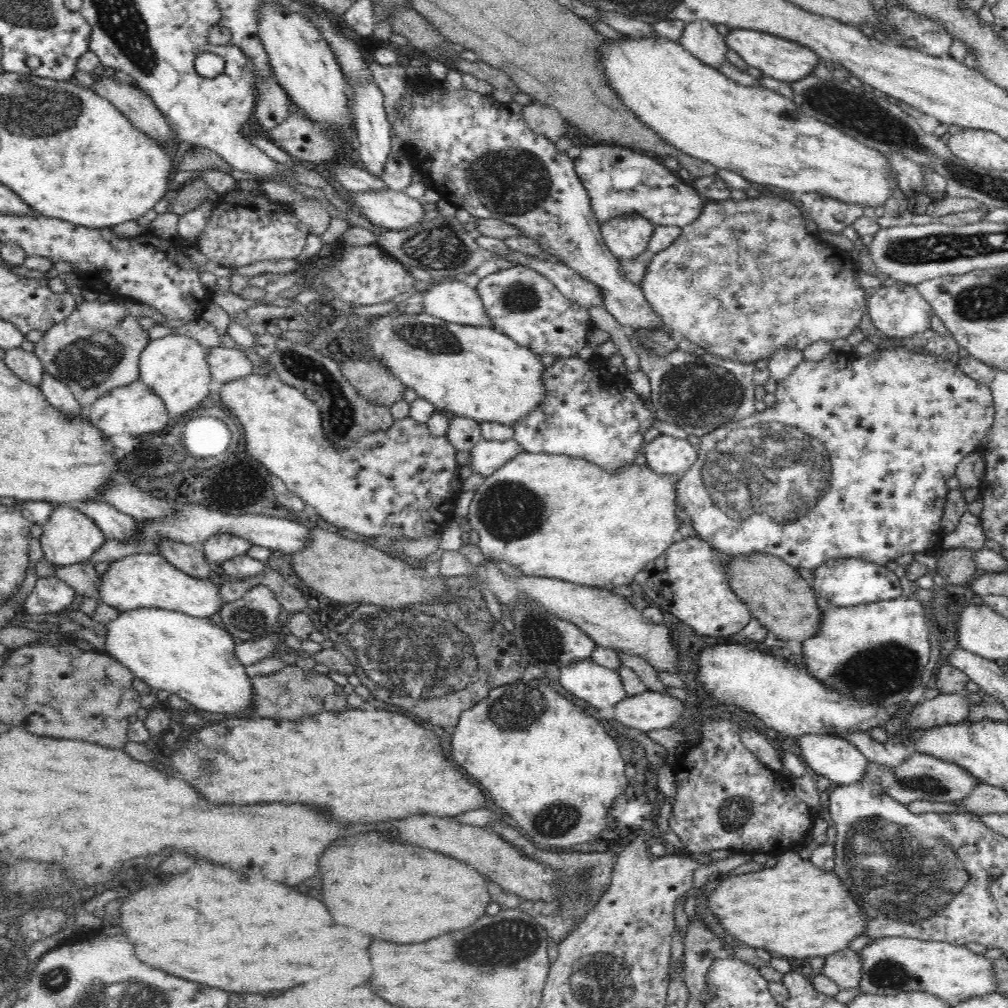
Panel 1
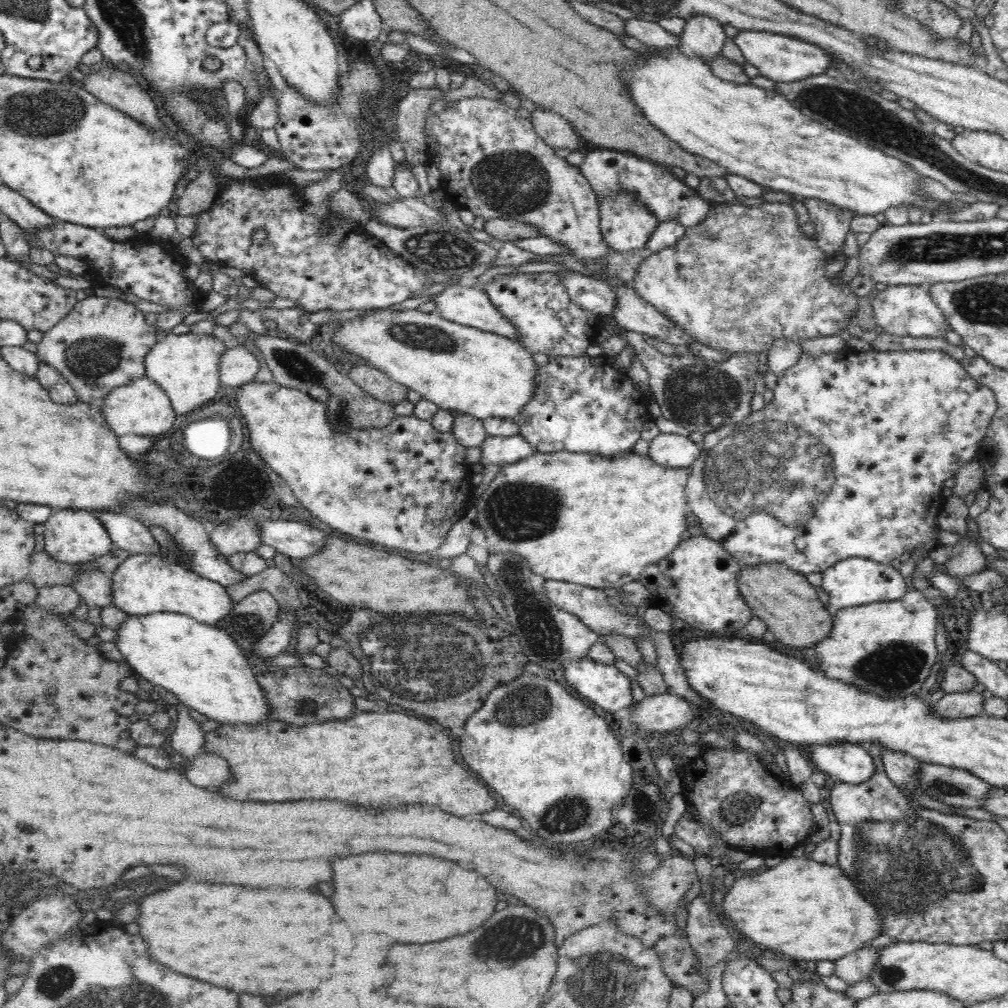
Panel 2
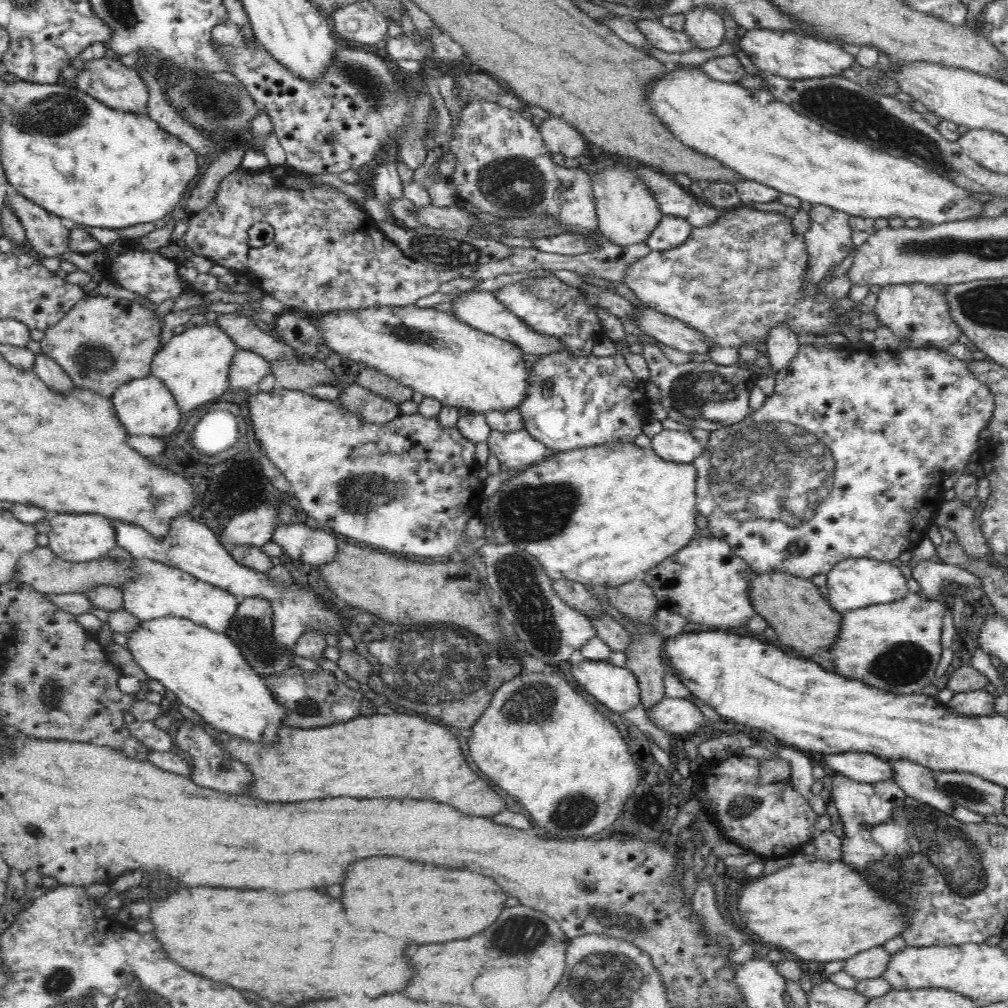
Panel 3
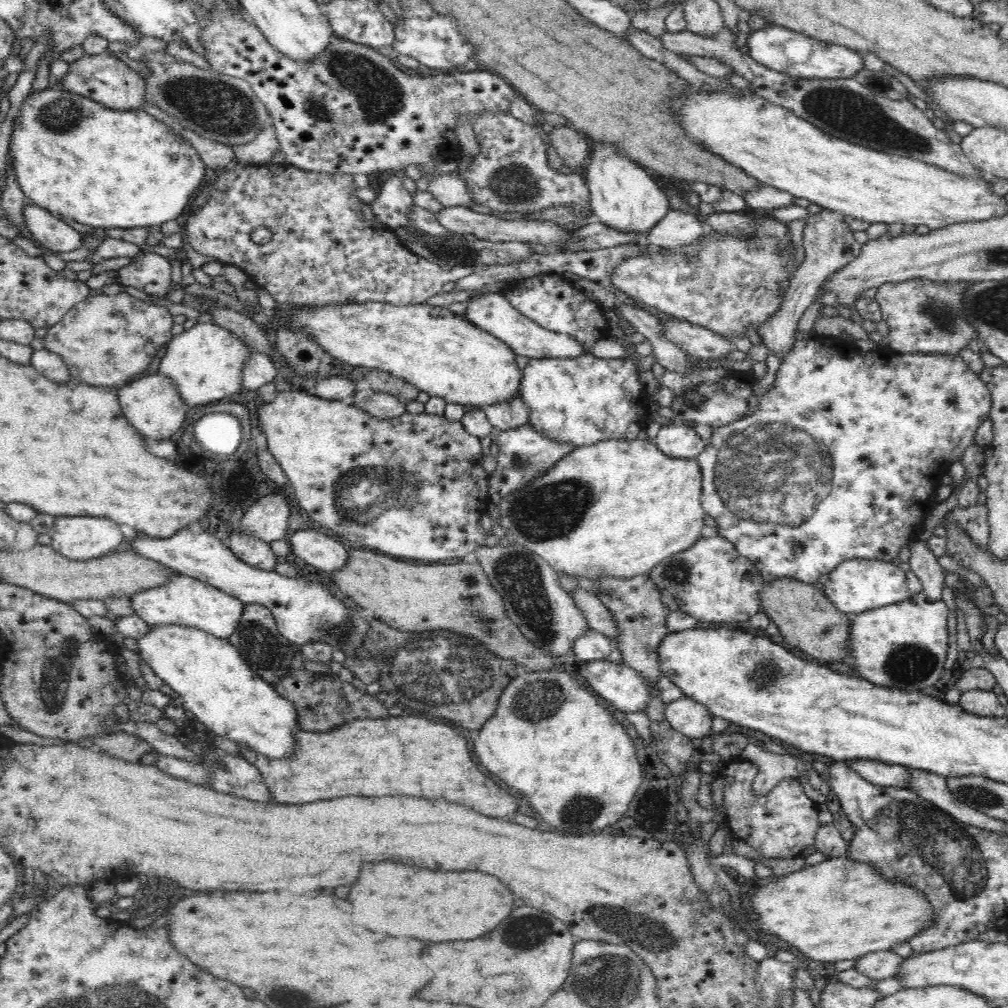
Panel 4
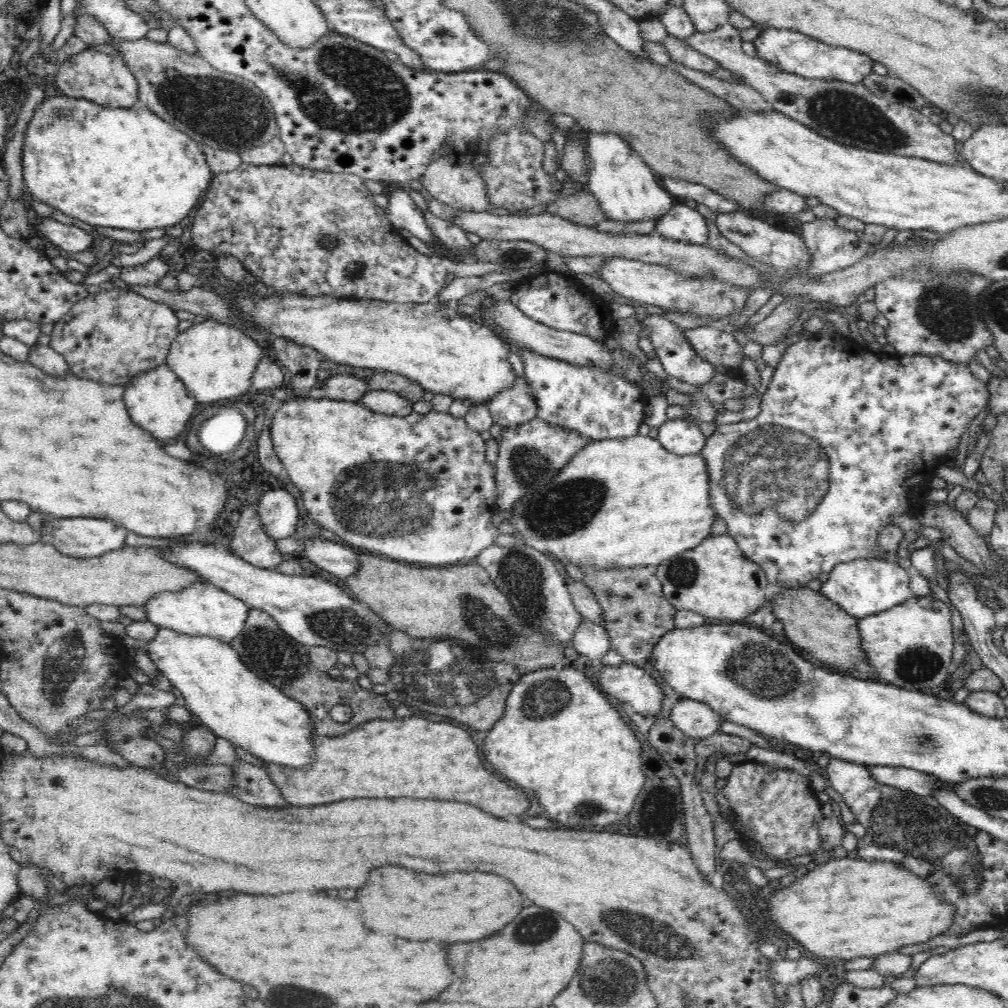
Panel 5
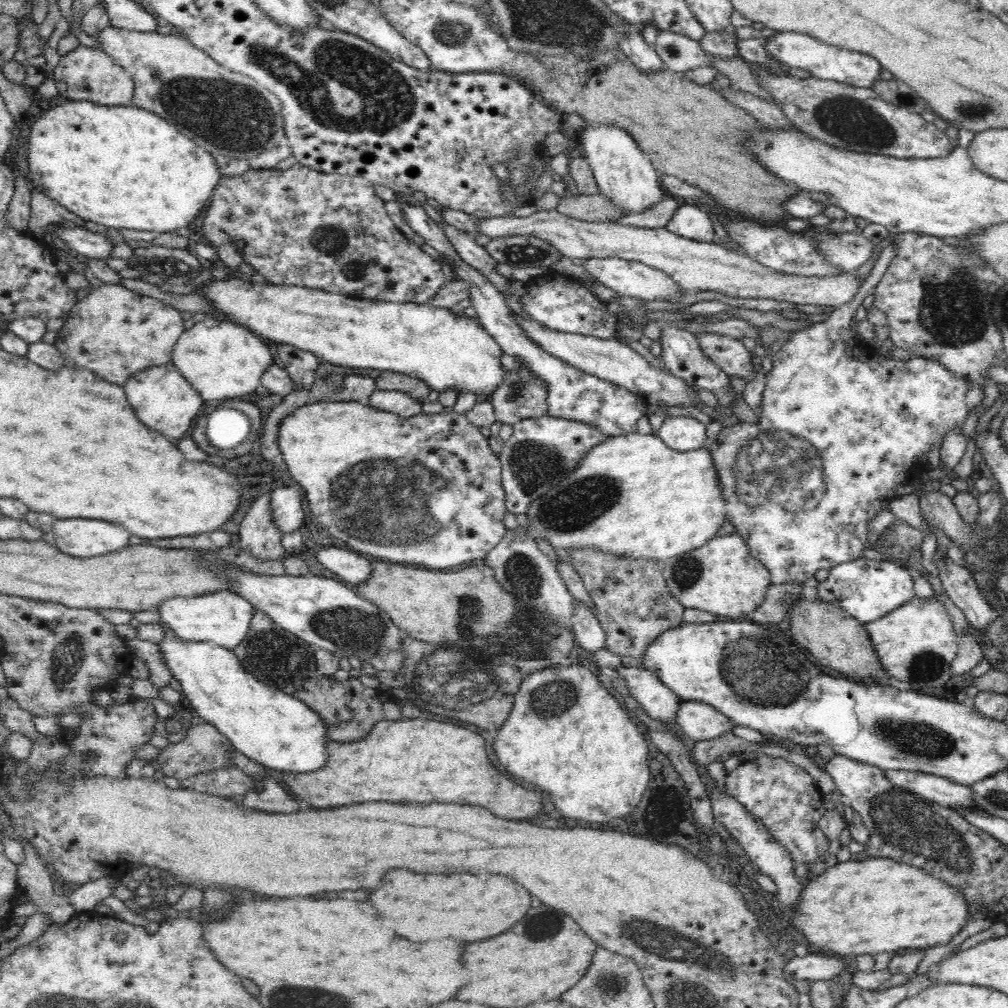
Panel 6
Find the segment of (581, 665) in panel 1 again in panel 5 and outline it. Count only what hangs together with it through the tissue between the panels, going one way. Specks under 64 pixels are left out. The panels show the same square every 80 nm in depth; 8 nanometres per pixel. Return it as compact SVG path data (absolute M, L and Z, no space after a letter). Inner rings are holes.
M599 665L589 671L597 688L609 698L632 706L633 712L657 716L662 708L664 693L649 672L634 665Z

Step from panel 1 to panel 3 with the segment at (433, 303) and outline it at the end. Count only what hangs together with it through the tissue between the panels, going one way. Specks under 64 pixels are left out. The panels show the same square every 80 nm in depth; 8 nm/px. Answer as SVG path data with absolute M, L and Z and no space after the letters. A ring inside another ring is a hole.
M461 291L459 297L449 301L452 304L451 313L457 316L457 319L473 326L476 330L494 335L501 338L502 341L510 342L518 346L524 355L537 355L539 358L548 356L548 354L568 353L566 347L558 341L557 338L540 334L526 326L513 312L510 312L494 296L492 291Z

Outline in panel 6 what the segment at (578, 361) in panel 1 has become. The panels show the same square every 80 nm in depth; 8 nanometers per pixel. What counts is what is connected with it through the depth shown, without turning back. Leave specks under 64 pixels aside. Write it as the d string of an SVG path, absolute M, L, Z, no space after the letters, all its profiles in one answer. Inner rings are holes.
M404 201L400 203L400 208L408 226L420 235L425 244L443 254L442 258L452 266L455 278L468 283L468 296L471 300L471 306L477 312L476 319L482 323L494 341L502 347L503 353L522 359L528 366L528 371L546 383L546 387L548 387L547 416L592 425L594 429L598 429L610 437L637 432L637 422L646 415L648 406L642 397L618 384L587 374L558 357L544 353L544 350L530 340L522 327L515 321L513 314L511 314L512 309L506 305L504 294L480 271L458 256L445 232L437 225L436 221L426 214L421 205L414 205L412 201Z

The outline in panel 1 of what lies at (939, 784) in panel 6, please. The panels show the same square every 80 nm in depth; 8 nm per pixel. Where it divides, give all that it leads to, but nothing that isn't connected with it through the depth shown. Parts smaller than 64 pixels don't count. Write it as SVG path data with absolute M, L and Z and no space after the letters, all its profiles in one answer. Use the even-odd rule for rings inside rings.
M807 734L793 738L812 773L838 785L862 780L869 760L850 741L830 735Z

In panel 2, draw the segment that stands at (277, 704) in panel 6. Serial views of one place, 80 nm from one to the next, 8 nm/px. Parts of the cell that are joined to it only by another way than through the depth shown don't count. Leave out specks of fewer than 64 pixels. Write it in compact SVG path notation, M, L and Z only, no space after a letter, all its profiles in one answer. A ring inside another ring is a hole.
M157 612L128 615L116 632L118 638L113 643L137 676L145 678L153 686L170 690L187 707L205 714L208 719L234 726L257 725L270 719L266 697L256 680L257 673L250 669L246 654L222 627L202 623L186 614Z

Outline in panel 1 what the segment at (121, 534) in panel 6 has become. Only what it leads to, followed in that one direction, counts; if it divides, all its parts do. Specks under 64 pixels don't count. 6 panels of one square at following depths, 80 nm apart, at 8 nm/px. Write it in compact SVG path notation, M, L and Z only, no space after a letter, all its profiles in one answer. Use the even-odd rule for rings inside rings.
M55 506L50 518L43 524L39 538L44 558L54 565L68 566L88 562L89 558L105 543L106 535L94 521L74 506Z

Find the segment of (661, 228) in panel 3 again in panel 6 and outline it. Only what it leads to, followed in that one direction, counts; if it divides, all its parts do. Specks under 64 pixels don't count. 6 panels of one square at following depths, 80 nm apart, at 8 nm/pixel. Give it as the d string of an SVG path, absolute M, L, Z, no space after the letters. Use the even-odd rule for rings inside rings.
M681 204L665 224L666 230L698 242L713 242L714 228L704 207Z

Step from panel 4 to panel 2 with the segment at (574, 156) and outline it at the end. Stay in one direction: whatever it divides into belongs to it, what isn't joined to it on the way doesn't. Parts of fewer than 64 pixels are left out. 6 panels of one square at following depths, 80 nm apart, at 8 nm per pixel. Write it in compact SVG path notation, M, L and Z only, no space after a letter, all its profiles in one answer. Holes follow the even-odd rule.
M538 107L531 113L531 121L536 134L549 146L578 150L580 136L563 115Z

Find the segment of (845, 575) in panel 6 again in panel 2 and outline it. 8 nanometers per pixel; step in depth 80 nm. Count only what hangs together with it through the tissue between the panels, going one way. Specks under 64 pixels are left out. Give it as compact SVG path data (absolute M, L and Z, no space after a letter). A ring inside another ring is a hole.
M845 558L821 573L822 590L828 592L830 596L829 608L832 612L853 606L898 600L910 590L898 569L894 569L892 565L885 565L867 558Z

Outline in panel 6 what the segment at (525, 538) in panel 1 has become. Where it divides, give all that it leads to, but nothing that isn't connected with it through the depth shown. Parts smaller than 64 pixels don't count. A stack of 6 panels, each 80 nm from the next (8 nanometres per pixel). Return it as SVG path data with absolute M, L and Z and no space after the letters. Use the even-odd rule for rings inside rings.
M632 432L632 434L624 434L624 436L608 437L604 442L598 443L590 449L585 457L579 462L579 465L570 473L570 476L552 489L546 492L543 498L531 502L525 510L528 517L528 526L525 532L531 536L536 542L540 540L548 540L553 548L561 548L570 552L570 550L580 550L580 548L595 548L606 554L615 554L622 558L631 558L632 560L660 560L684 554L698 547L704 546L707 540L716 537L716 533L720 529L721 524L726 522L725 515L725 498L722 497L722 487L718 481L717 468L714 466L711 454L707 448L702 447L698 450L688 450L688 452L680 452L672 448L668 448L666 443L659 435L641 434Z

